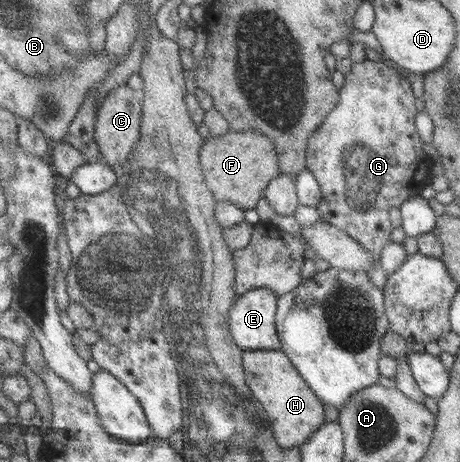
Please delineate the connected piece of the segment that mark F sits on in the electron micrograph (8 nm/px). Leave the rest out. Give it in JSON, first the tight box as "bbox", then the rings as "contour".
{"bbox":[201,130,281,210],"contour":[[[257,130],[247,132],[229,131],[224,135],[210,135],[203,145],[201,151],[201,162],[204,167],[204,174],[217,202],[234,202],[239,208],[251,210],[257,208],[259,200],[266,198],[269,183],[281,174],[280,159],[276,150],[277,144],[273,138]]]}

